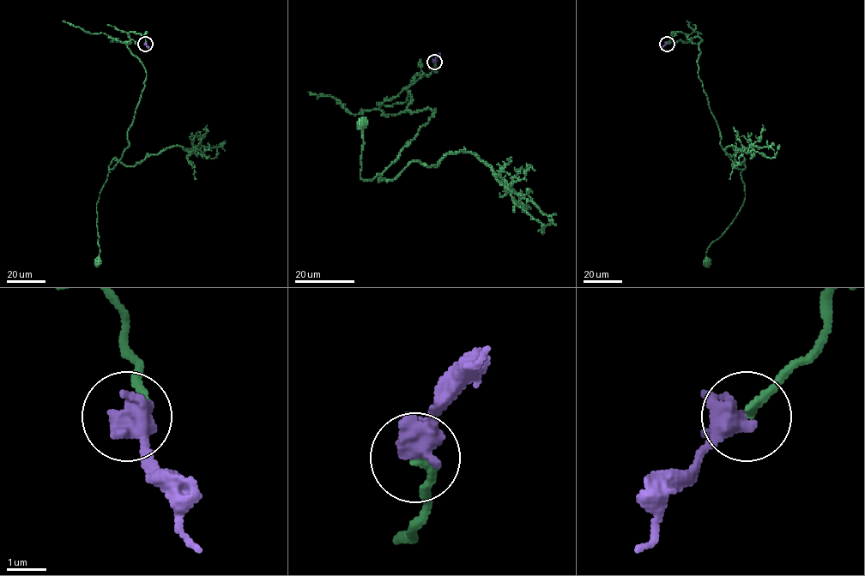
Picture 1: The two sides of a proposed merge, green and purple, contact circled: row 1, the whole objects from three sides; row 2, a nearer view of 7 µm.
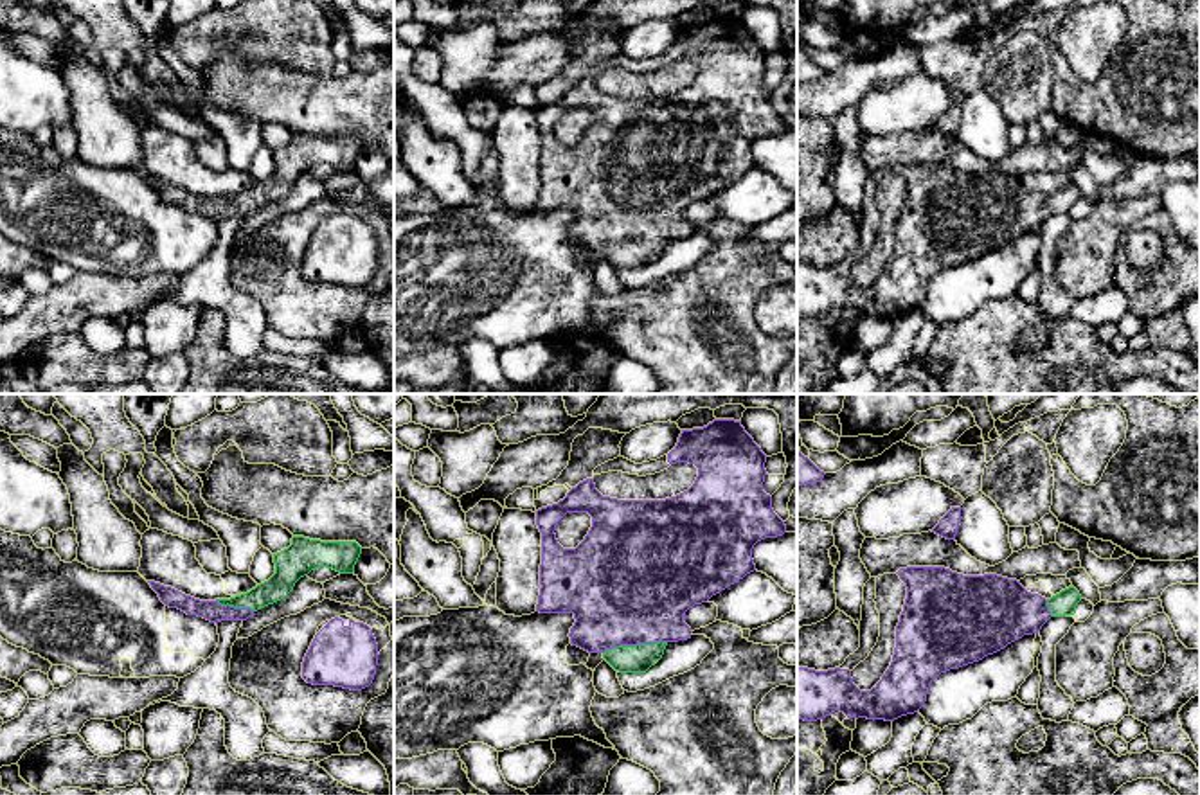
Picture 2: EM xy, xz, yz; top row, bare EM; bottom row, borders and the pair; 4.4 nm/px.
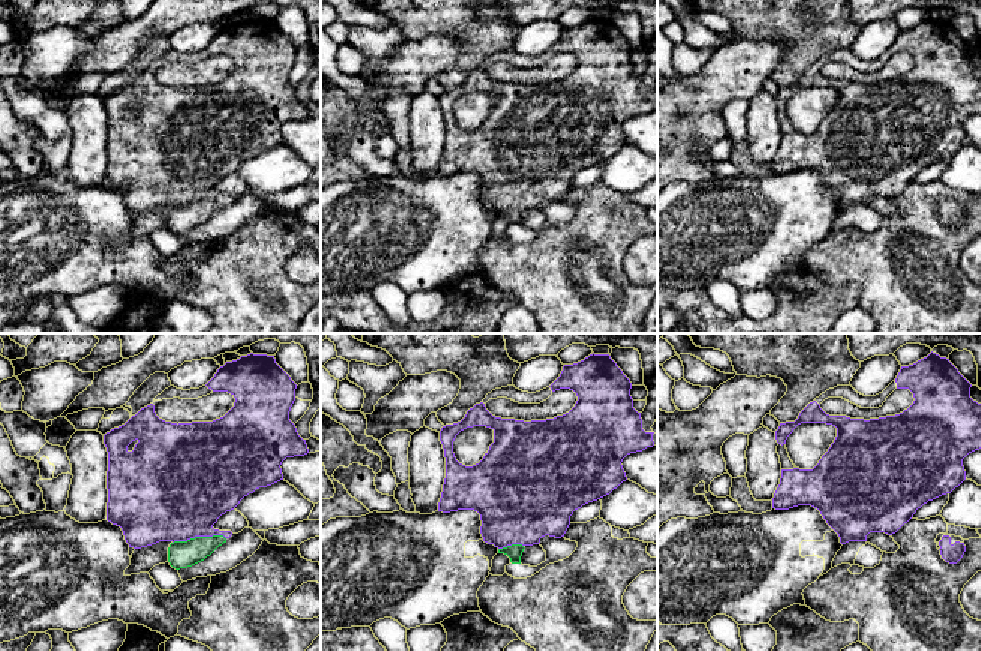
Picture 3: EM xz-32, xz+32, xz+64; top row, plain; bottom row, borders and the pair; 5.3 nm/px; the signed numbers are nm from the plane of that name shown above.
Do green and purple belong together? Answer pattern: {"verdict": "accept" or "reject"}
{"verdict": "accept"}

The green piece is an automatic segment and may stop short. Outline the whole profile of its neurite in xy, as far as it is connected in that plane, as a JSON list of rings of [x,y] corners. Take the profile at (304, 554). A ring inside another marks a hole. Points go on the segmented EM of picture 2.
[[[293,536],[288,549],[273,554],[275,574],[250,592],[230,599],[200,601],[171,586],[148,583],[166,606],[178,608],[187,615],[198,615],[216,624],[246,621],[257,610],[286,597],[295,583],[315,568],[326,567],[340,574],[353,574],[360,554],[362,547],[356,541],[320,541]]]

